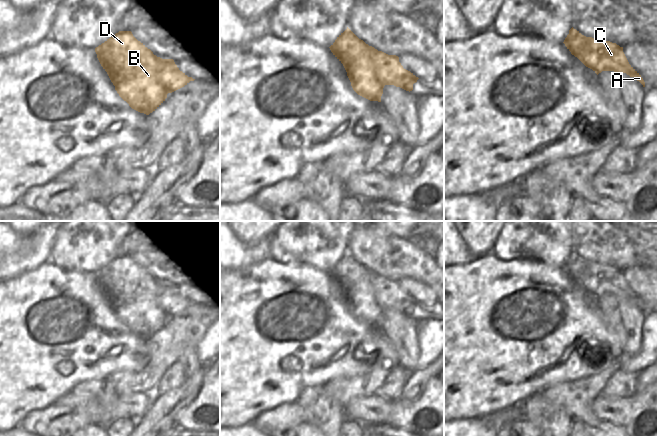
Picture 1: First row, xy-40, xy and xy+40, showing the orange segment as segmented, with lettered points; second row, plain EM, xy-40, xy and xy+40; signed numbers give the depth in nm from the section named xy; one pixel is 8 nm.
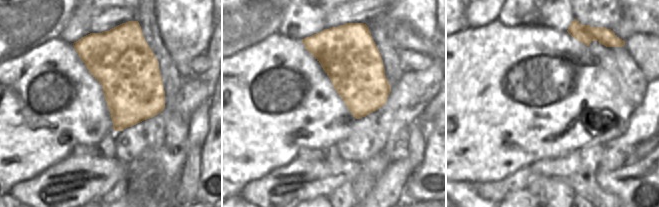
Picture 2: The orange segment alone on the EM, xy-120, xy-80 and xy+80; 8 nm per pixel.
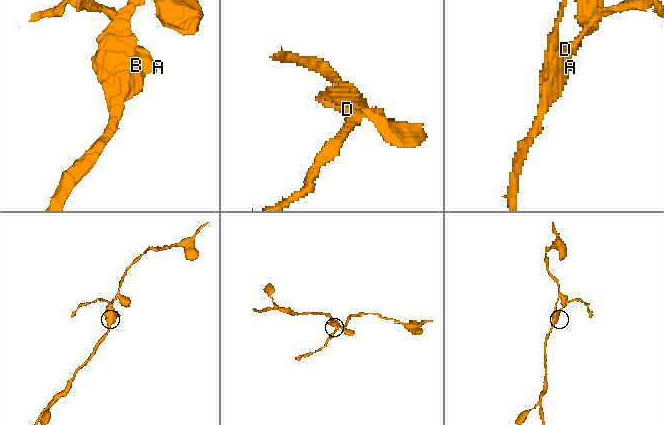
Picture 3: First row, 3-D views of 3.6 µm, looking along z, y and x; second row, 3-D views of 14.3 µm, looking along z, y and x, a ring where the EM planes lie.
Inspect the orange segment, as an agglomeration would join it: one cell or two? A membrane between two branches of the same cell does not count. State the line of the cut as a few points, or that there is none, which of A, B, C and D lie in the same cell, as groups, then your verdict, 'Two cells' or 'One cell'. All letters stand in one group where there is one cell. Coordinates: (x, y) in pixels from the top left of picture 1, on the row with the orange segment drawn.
Split along xy (368, 46), (371, 52), (374, 71), (384, 85). Groups: A C / B D. Two cells

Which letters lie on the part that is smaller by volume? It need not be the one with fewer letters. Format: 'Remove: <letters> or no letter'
Remove: A, C

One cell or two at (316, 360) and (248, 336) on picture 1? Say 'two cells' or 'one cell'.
one cell

